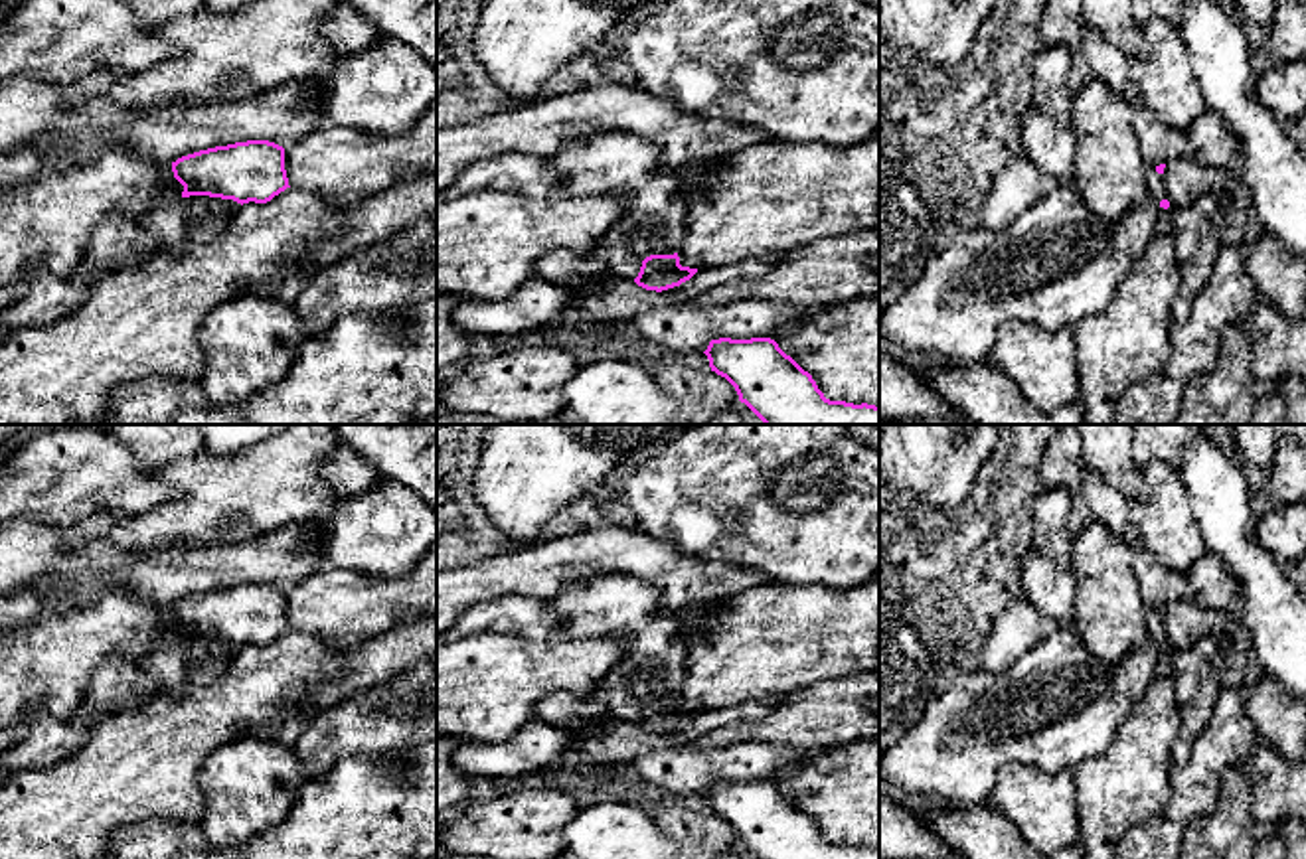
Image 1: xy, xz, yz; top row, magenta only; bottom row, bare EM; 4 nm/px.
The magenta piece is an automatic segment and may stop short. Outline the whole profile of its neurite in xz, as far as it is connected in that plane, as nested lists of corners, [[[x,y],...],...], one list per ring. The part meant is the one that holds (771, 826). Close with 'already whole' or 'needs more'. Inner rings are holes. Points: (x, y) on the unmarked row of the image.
[[[771,780],[711,782],[703,794],[757,859],[879,859],[875,847],[830,843]]]; already whole

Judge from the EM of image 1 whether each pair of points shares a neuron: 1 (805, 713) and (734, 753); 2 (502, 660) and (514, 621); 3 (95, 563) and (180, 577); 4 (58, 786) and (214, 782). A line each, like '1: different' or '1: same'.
1: different
2: different
3: same
4: different

